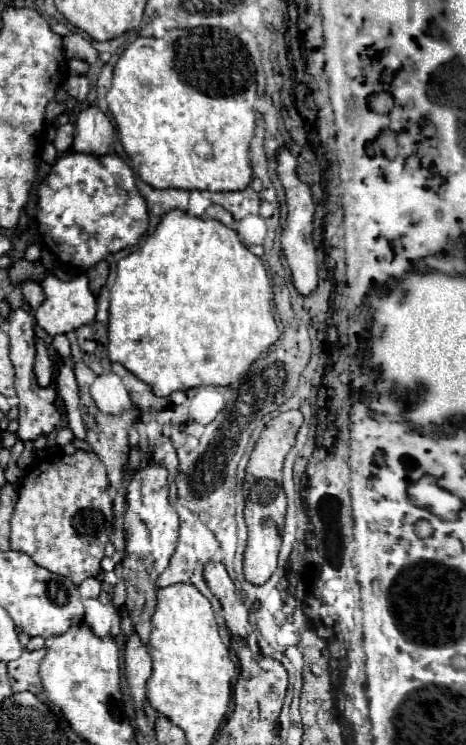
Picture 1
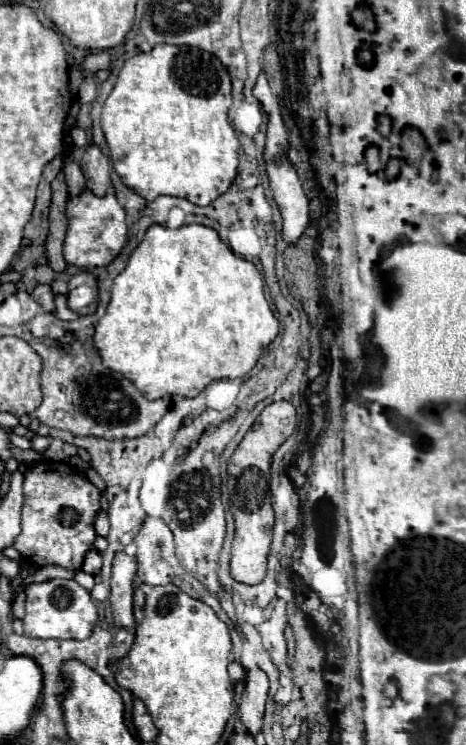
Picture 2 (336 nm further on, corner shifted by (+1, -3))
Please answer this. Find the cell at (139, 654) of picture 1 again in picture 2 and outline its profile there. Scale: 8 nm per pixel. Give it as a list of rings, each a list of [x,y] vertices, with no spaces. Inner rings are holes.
[[[122,551],[114,555],[112,561],[112,579],[110,579],[110,609],[114,615],[116,627],[134,627],[132,615],[132,595],[136,583],[136,557],[130,557]]]

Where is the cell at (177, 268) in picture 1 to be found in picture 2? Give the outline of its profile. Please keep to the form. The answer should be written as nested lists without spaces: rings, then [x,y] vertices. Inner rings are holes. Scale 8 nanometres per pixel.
[[[152,225],[130,255],[126,269],[114,279],[112,299],[96,325],[94,345],[104,365],[132,381],[146,399],[164,395],[190,399],[216,379],[248,375],[278,329],[280,323],[264,297],[262,273],[252,261],[234,257],[214,229],[204,225],[182,225],[178,229]]]

